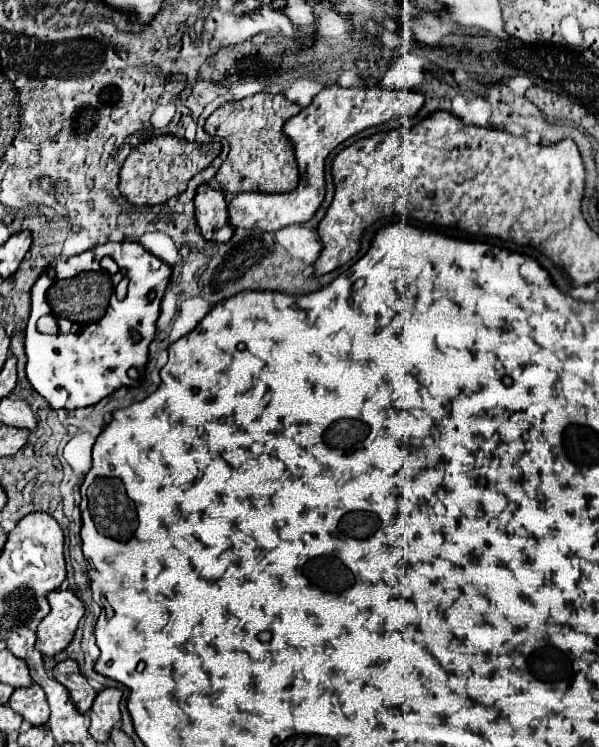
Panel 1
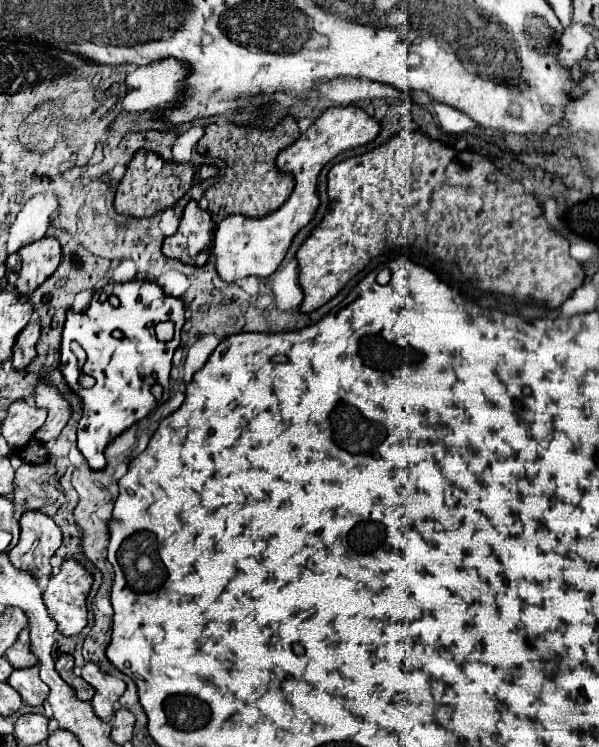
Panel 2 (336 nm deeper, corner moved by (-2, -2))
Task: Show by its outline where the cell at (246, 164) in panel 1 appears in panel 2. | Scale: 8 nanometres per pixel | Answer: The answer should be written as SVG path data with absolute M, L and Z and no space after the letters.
M286 116L276 128L244 128L236 124L210 124L198 142L200 152L222 158L226 162L226 174L222 180L206 190L208 212L216 222L230 214L242 214L248 218L262 218L278 210L294 190L294 176L284 174L276 168L276 156L280 150L296 142L300 130L292 116Z

